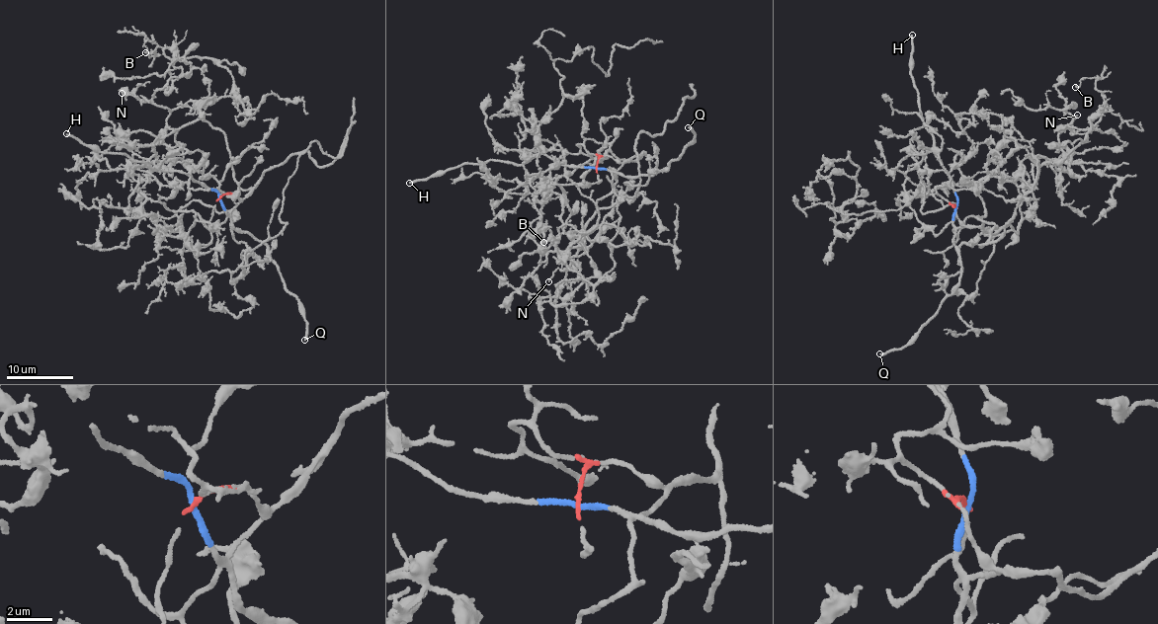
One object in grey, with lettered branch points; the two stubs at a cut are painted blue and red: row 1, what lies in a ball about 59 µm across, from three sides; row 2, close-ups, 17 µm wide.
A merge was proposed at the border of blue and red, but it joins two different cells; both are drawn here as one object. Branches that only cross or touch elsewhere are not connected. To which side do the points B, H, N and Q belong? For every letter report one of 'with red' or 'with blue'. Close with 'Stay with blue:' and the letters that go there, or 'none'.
B: with red
H: with blue
N: with red
Q: with blue
Stay with blue: H, Q

